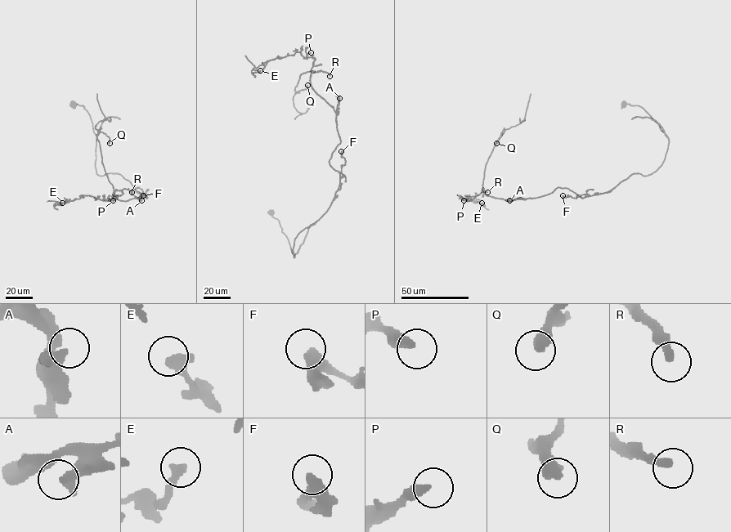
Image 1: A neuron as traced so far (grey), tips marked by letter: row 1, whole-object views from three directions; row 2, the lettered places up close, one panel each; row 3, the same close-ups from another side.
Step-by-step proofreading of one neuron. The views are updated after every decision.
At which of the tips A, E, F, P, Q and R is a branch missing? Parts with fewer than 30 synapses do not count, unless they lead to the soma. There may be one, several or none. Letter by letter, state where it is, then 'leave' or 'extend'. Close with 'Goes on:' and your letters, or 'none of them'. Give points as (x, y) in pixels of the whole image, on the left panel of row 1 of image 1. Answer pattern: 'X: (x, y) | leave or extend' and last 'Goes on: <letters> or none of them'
A: (141, 200) | leave
E: (62, 203) | leave
F: (143, 195) | leave
P: (113, 200) | leave
Q: (109, 143) | leave
R: (132, 192) | leave
Goes on: none of them

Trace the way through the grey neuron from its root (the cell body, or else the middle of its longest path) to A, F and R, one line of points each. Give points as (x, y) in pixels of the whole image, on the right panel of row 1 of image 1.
A: (625, 104), (642, 107), (668, 139), (655, 171), (583, 198), (558, 187), (509, 200)
F: (625, 104), (642, 107), (667, 137), (661, 165), (648, 175), (633, 173), (602, 194), (562, 195)
R: (625, 104), (642, 107), (668, 139), (655, 171), (583, 198), (560, 187), (511, 201), (482, 189), (487, 192)

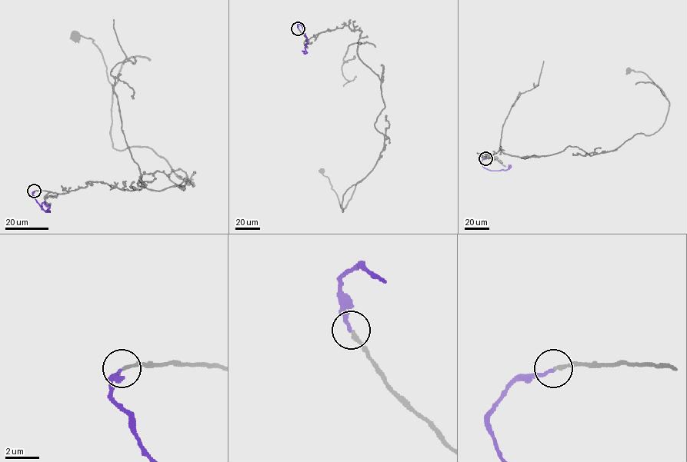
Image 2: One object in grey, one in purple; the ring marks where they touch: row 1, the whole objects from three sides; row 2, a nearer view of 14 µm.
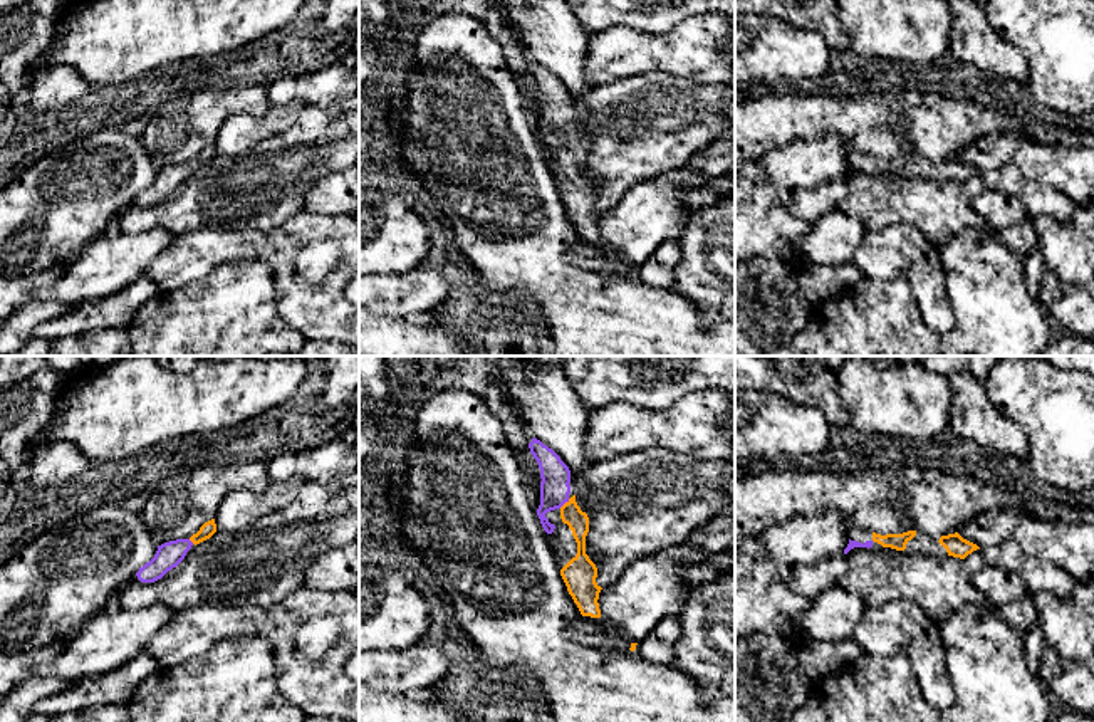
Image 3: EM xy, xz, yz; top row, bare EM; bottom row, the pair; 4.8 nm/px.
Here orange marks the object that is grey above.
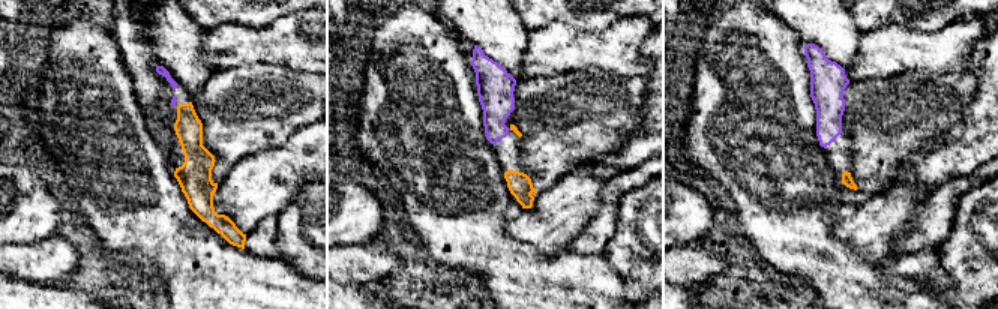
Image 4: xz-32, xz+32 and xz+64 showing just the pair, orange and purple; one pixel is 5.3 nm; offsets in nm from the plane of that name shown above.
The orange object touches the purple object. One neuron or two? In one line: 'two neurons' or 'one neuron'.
one neuron

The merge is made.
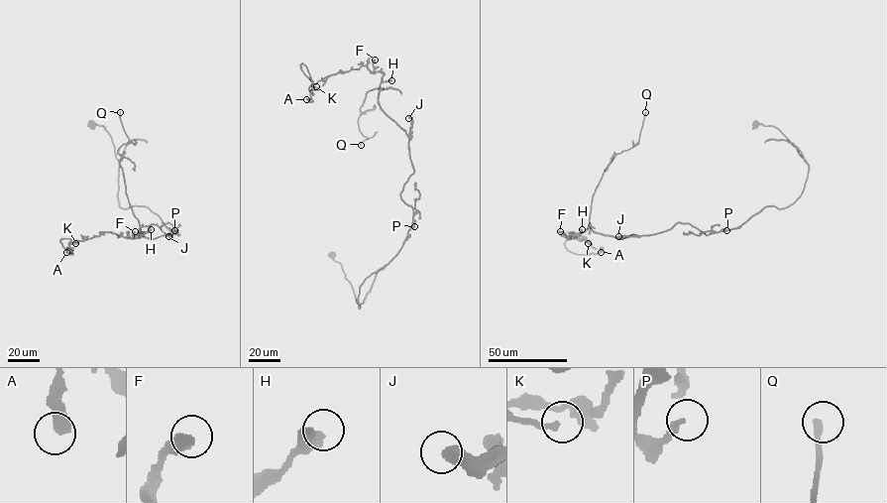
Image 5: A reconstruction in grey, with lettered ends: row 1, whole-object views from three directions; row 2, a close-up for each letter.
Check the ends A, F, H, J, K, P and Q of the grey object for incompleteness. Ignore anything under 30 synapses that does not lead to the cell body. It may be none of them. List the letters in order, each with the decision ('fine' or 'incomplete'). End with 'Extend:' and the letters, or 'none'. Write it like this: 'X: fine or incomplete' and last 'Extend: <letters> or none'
A: fine
F: fine
H: fine
J: fine
K: fine
P: fine
Q: incomplete
Extend: Q

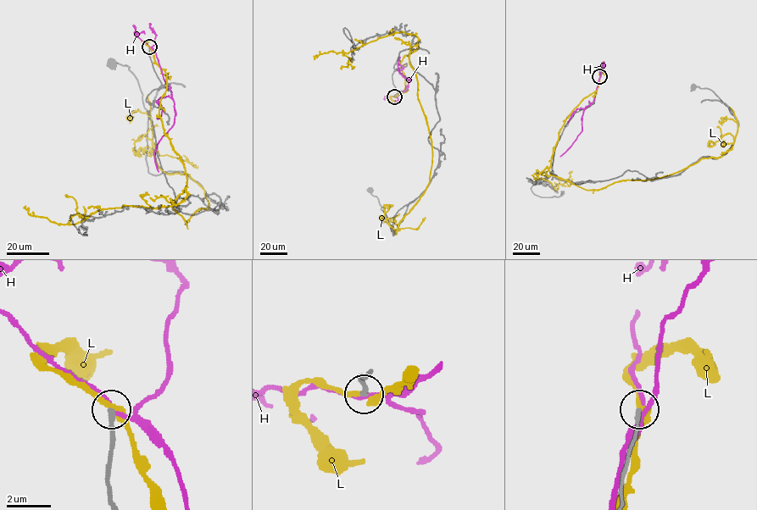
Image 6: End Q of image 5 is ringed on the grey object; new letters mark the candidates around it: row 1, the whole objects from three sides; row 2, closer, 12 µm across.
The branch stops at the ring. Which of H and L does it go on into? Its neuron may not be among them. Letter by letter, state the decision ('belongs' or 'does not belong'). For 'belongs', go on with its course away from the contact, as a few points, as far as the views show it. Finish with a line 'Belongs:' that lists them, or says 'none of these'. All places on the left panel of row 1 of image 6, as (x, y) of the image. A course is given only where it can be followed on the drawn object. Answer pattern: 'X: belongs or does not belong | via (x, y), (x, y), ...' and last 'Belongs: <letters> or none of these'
H: does not belong
L: does not belong
Belongs: none of these

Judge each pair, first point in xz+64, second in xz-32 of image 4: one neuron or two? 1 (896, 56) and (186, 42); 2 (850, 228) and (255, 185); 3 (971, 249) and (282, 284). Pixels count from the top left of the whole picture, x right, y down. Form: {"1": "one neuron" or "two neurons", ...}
{"1": "two neurons", "2": "one neuron", "3": "two neurons"}

